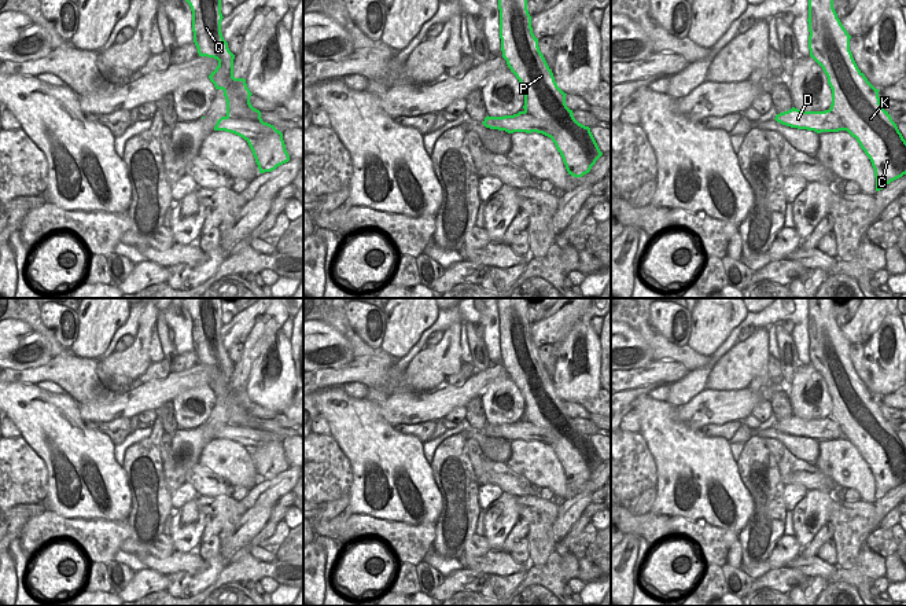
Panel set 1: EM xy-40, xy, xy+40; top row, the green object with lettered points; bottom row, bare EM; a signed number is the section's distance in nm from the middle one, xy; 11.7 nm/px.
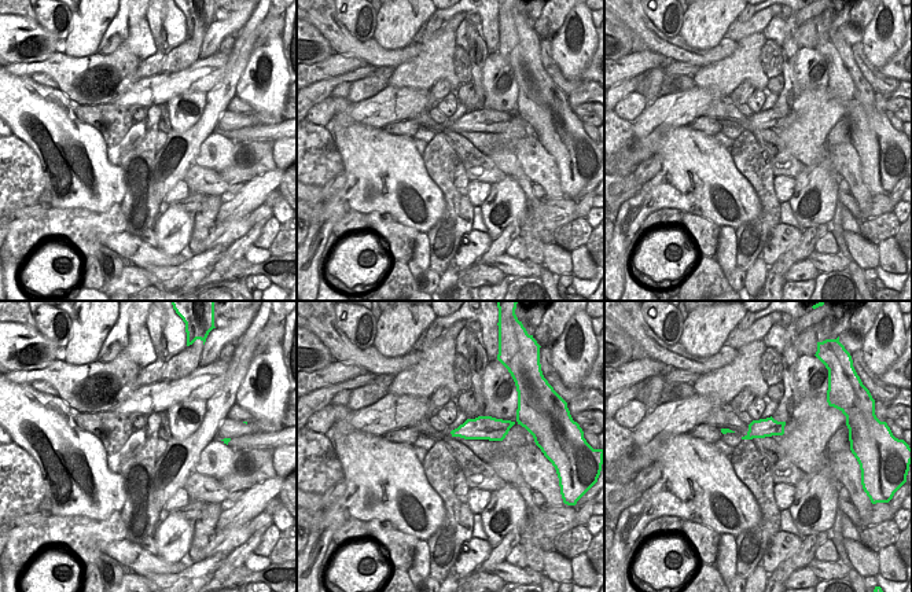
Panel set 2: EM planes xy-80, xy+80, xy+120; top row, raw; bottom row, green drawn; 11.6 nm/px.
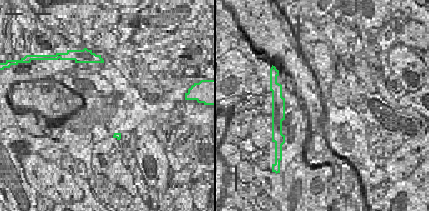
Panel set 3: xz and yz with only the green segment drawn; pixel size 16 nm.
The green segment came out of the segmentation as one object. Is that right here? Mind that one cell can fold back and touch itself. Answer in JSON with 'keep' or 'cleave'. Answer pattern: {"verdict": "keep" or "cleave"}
{"verdict": "cleave"}

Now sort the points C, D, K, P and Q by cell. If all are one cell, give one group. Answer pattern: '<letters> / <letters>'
C K P Q / D

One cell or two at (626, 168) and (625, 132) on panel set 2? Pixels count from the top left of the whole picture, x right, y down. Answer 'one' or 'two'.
one

